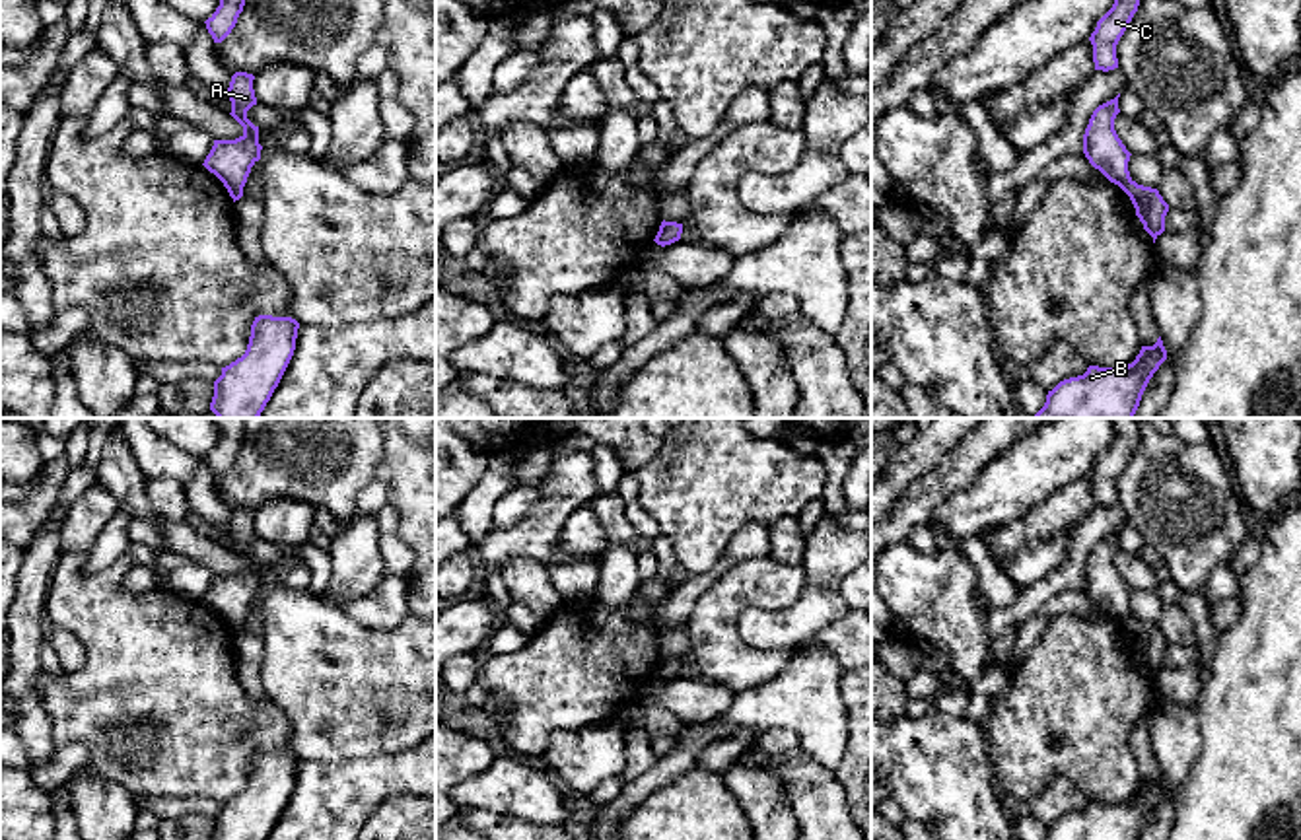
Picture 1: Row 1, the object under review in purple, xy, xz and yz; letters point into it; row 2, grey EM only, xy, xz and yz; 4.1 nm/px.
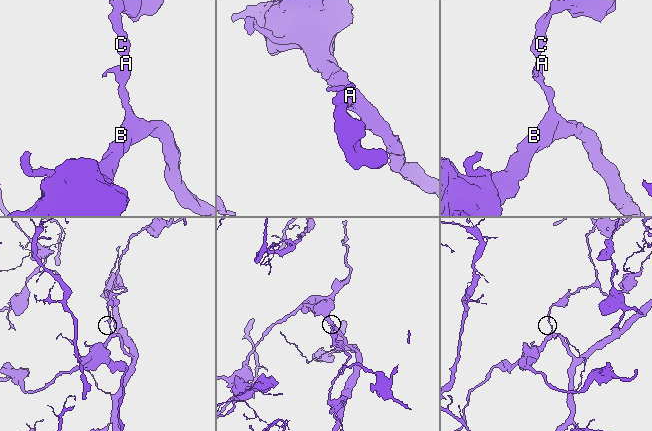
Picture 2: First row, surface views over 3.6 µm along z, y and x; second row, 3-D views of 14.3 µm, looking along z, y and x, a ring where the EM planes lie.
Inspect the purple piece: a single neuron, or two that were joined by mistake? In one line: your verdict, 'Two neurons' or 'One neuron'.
Two neurons

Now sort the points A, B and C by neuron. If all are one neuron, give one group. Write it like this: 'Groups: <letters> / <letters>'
Groups: A C / B

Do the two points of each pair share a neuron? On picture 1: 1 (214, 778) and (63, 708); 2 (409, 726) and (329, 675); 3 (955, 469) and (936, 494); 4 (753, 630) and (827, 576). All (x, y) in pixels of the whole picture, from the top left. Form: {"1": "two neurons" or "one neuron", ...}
{"1": "one neuron", "2": "one neuron", "3": "one neuron", "4": "one neuron"}

